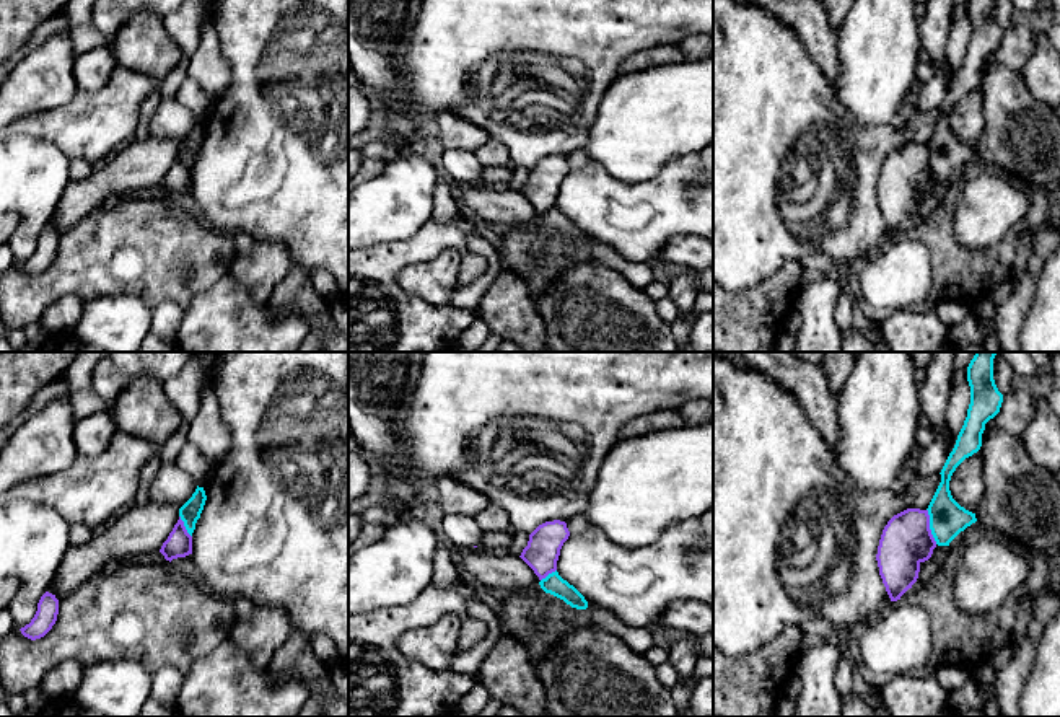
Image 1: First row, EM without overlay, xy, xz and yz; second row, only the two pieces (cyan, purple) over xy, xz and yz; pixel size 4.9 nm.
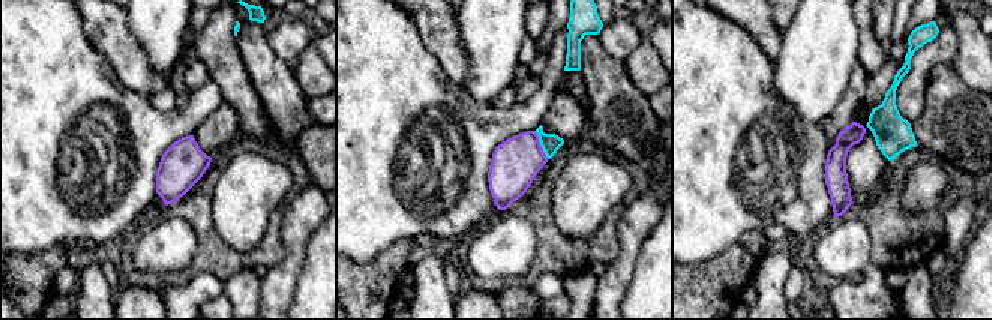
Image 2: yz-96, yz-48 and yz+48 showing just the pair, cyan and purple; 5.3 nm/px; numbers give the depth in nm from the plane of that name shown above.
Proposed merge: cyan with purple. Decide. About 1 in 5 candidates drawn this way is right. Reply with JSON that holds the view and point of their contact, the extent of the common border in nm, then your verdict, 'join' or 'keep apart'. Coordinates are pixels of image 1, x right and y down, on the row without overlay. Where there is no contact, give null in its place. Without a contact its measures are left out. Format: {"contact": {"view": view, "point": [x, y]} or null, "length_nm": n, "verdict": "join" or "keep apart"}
{"contact": {"view": "yz", "point": [930, 162]}, "length_nm": 180, "verdict": "keep apart"}

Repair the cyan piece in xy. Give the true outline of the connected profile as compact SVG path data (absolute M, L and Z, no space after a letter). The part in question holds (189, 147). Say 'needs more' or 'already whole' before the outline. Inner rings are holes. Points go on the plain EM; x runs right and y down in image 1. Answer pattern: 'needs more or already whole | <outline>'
already whole | M197 121L192 132L179 143L179 152L184 156L184 161L191 171L195 165L197 155L200 153L205 135L207 135L207 130L204 122Z

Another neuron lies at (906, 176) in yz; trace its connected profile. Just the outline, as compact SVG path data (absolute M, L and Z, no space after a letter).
M907 143L887 156L876 196L891 236L900 235L912 223L920 199L931 192L935 183L928 145Z

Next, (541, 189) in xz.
M554 155L539 160L531 169L521 194L534 205L539 215L557 205L557 196L570 166L565 156Z

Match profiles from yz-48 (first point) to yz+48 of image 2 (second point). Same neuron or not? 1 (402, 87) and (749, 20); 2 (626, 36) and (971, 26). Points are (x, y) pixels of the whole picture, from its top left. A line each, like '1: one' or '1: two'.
1: two
2: two

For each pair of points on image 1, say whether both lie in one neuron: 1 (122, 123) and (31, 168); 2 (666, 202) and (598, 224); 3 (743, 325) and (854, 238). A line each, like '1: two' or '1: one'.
1: two
2: one
3: two

